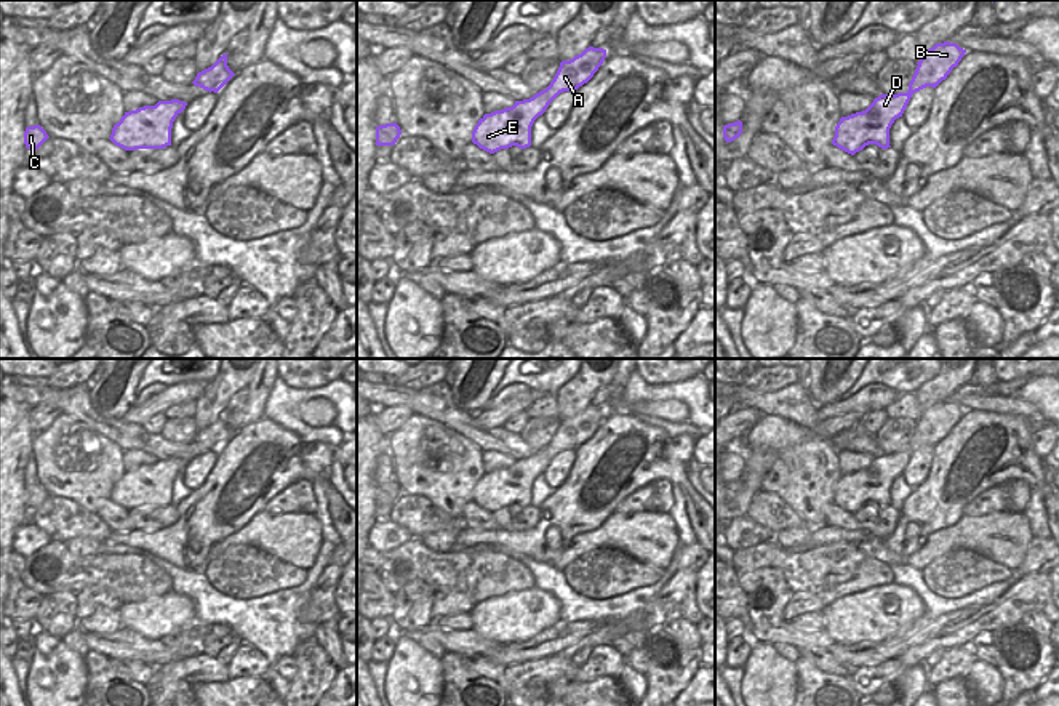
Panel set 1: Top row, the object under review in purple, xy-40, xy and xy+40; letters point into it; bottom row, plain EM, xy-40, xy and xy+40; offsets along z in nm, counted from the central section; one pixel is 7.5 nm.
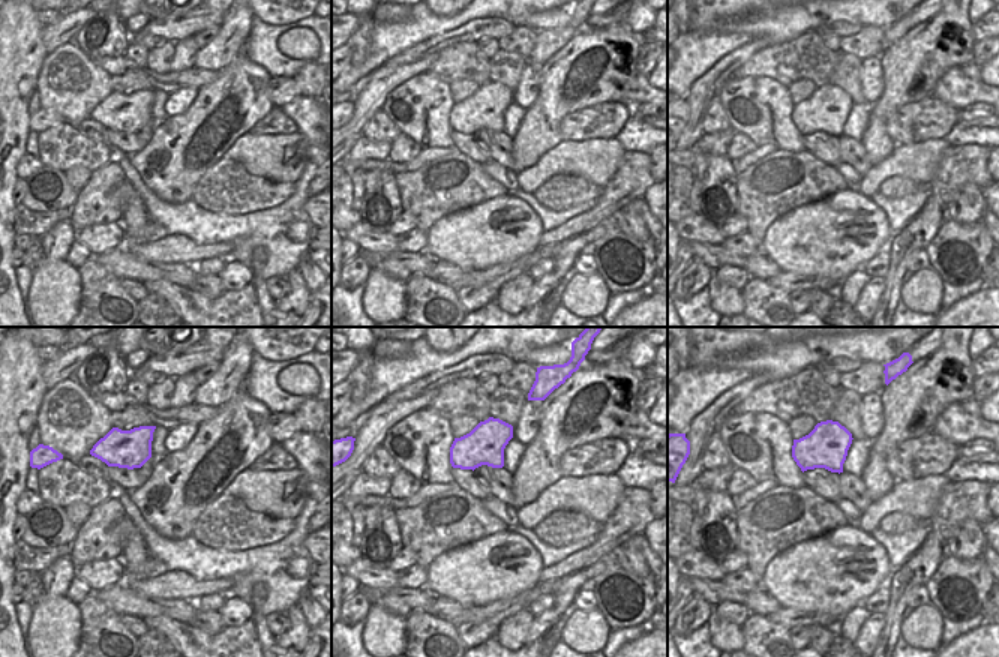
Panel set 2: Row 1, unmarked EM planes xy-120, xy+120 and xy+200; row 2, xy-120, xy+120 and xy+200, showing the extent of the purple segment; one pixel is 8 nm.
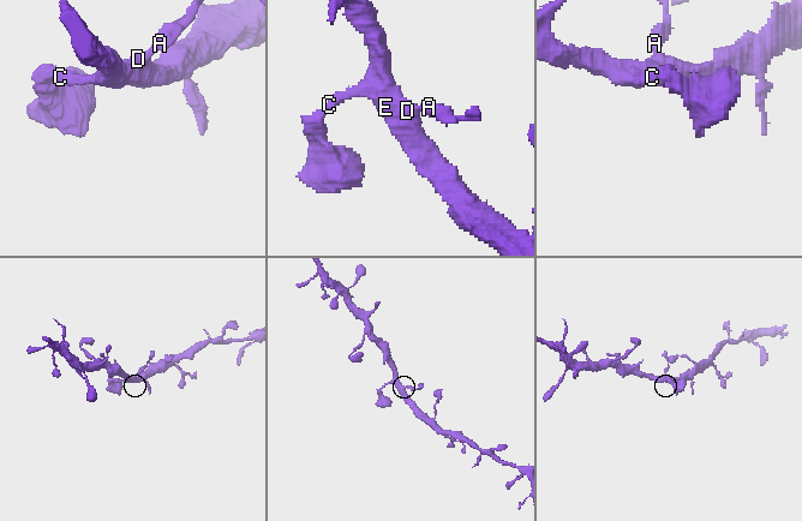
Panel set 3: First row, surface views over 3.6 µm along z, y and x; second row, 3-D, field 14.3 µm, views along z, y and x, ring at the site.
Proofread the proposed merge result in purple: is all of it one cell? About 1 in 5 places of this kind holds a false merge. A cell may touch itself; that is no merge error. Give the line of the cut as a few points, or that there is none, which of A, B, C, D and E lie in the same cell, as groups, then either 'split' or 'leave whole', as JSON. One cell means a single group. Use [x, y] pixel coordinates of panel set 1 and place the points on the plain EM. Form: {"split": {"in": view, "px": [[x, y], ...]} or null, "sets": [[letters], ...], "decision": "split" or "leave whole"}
{"split": null, "sets": [["A", "B", "C", "D", "E"]], "decision": "leave whole"}

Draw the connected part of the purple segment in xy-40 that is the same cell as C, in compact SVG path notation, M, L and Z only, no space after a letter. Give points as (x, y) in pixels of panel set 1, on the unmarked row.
M40 483L27 485L24 490L24 503L27 507L37 509L48 496Z

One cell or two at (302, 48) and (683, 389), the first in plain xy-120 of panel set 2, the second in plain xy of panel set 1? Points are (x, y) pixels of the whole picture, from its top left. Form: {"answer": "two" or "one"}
{"answer": "two"}

